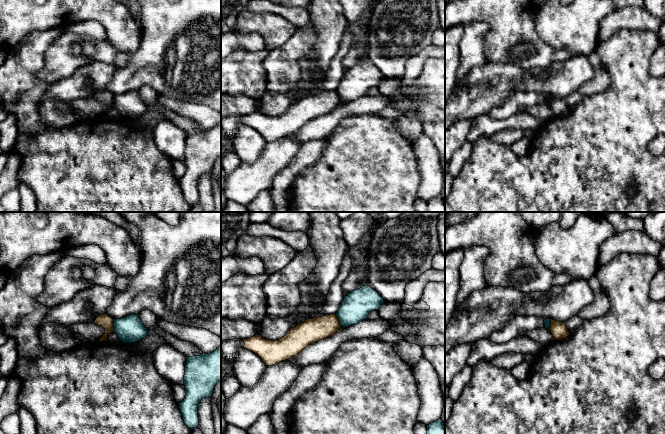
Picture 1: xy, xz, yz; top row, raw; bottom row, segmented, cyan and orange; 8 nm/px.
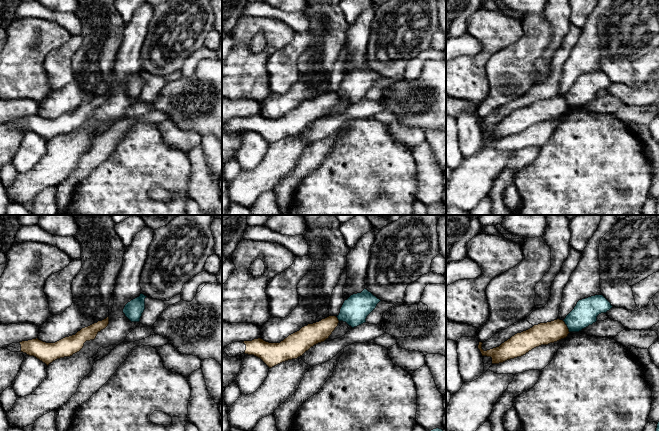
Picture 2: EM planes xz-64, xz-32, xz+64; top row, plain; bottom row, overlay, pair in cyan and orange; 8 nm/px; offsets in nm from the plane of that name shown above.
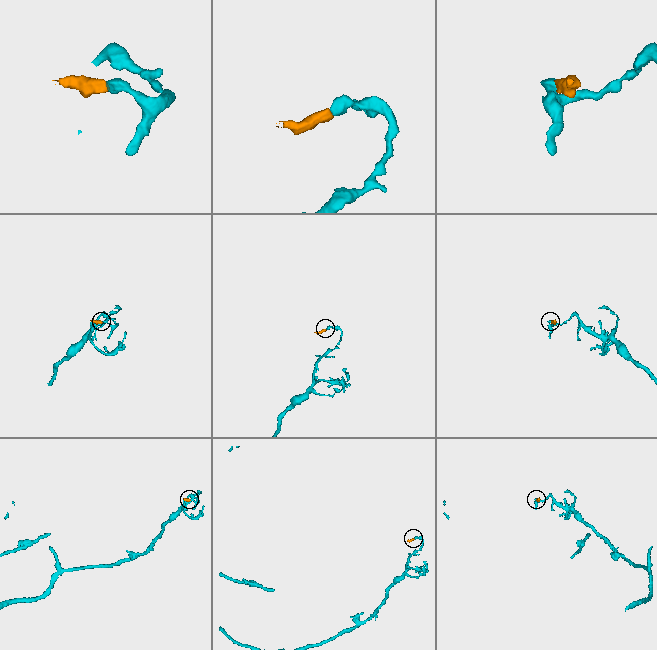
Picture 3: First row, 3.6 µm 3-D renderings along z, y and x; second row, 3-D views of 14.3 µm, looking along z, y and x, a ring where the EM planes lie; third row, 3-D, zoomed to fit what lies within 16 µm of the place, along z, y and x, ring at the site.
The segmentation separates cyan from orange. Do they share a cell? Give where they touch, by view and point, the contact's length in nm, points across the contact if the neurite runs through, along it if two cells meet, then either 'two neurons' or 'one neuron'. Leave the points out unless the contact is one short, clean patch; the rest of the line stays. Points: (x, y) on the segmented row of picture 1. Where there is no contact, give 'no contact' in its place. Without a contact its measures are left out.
xy (113, 324) | 100 nm | along xy (114, 319), (113, 331) | two neurons

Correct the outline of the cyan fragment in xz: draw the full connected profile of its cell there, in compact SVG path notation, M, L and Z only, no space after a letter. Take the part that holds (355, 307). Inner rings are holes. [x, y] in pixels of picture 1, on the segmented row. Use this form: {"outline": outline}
{"outline": "M366 285L344 297L336 316L342 327L353 326L367 319L367 315L378 310L384 302L374 289Z"}

